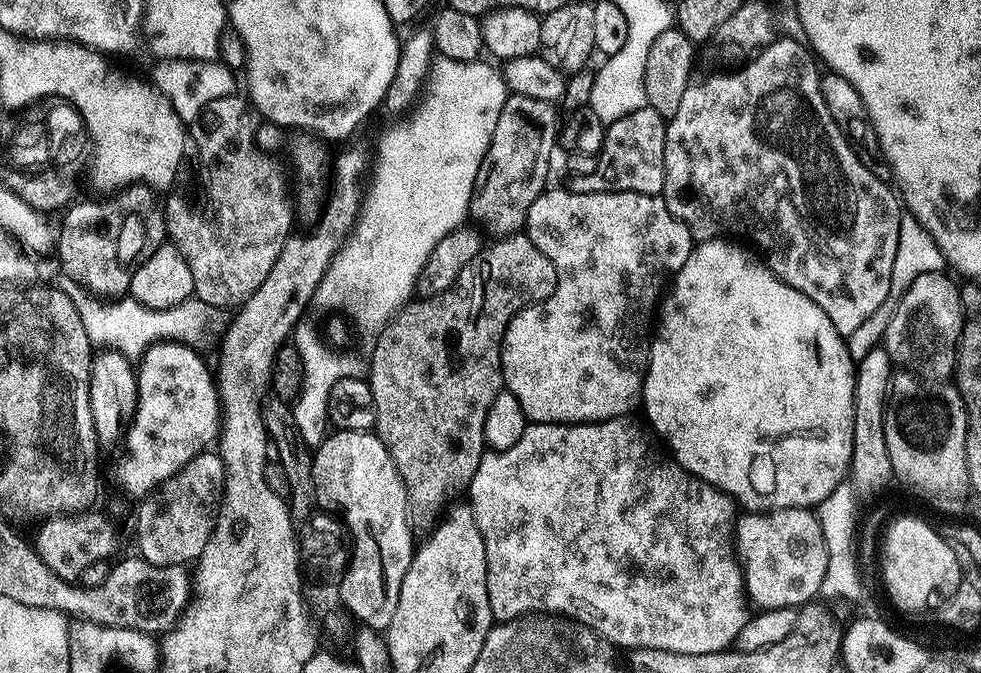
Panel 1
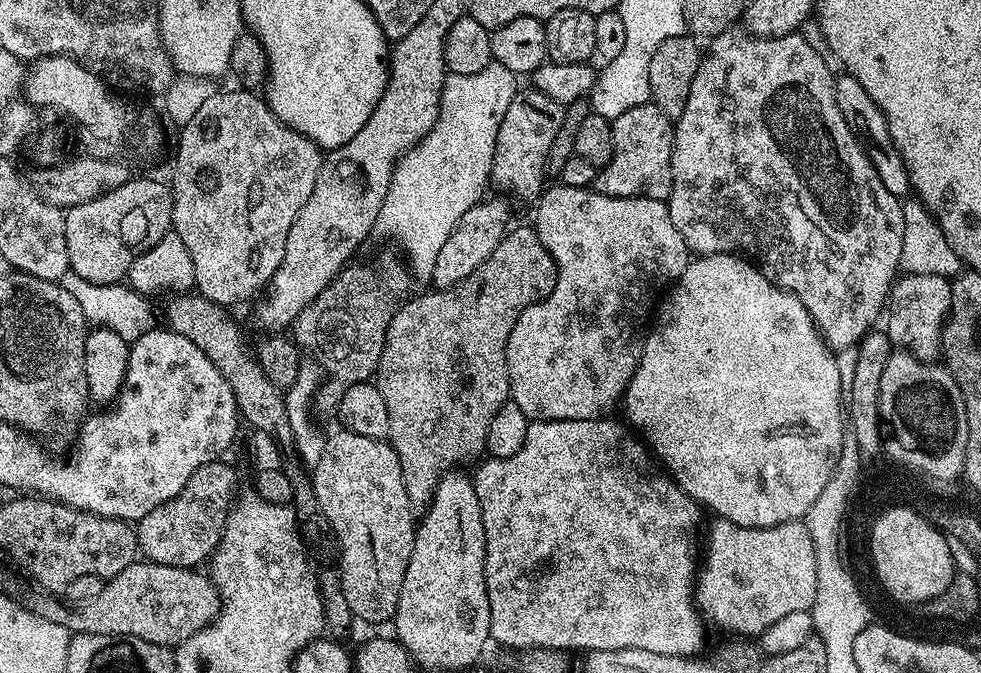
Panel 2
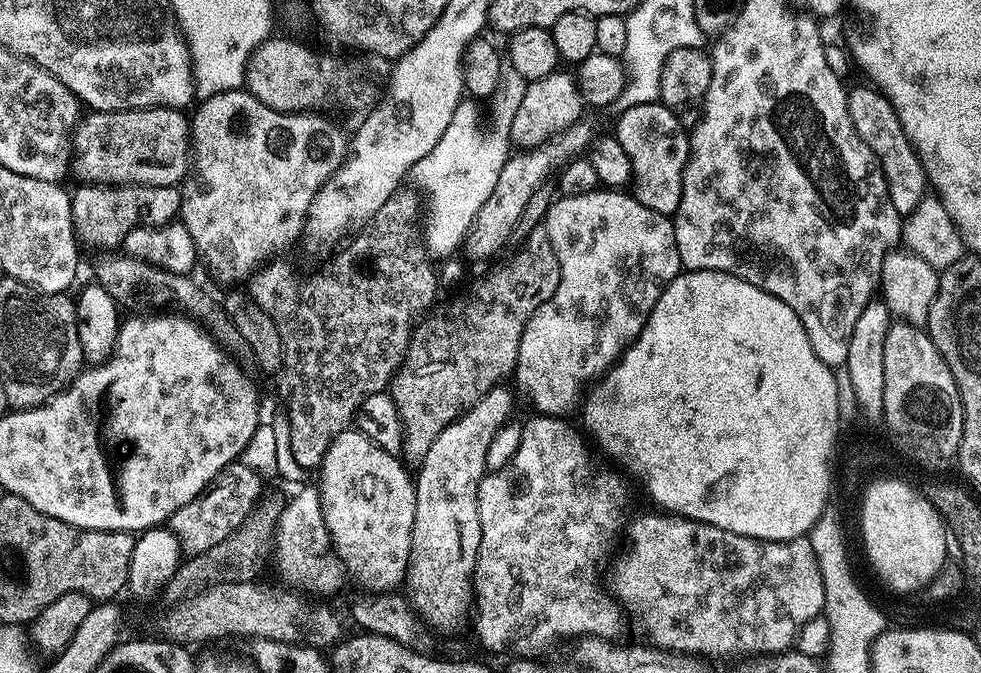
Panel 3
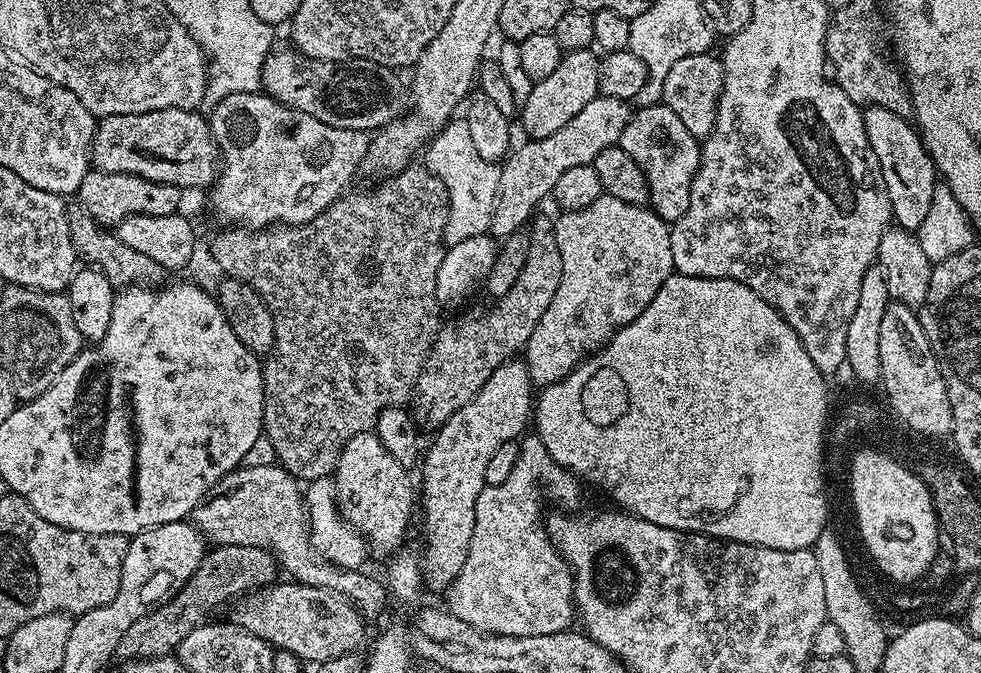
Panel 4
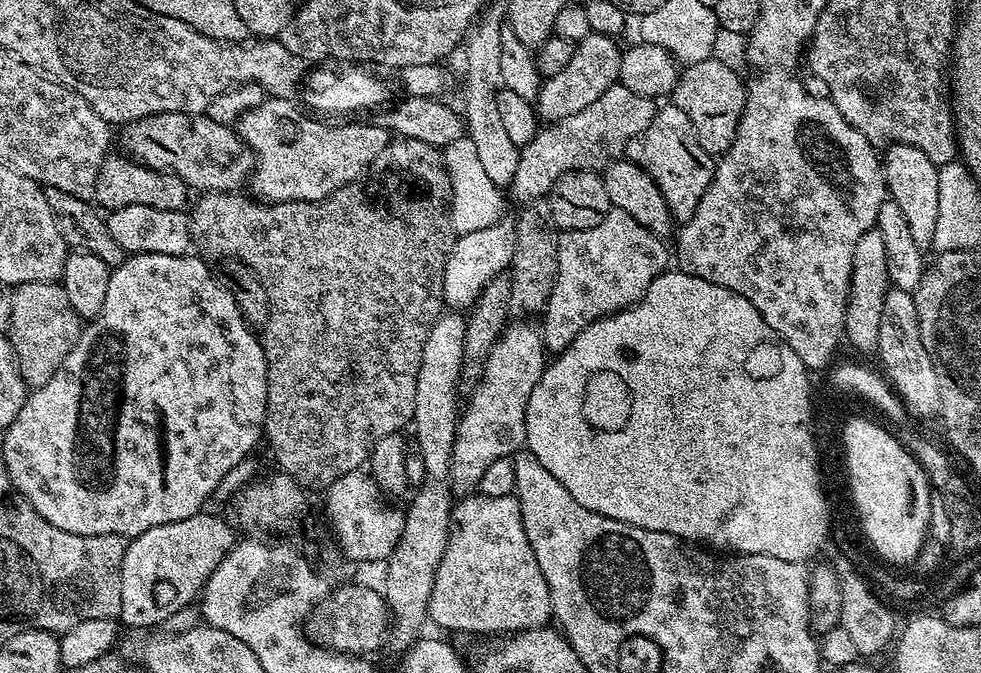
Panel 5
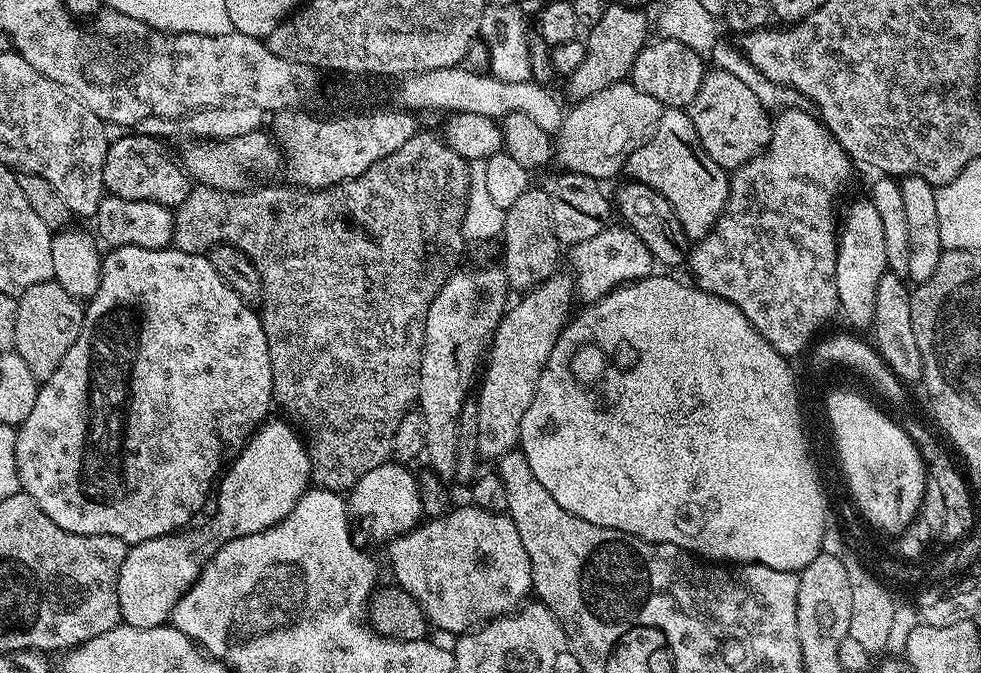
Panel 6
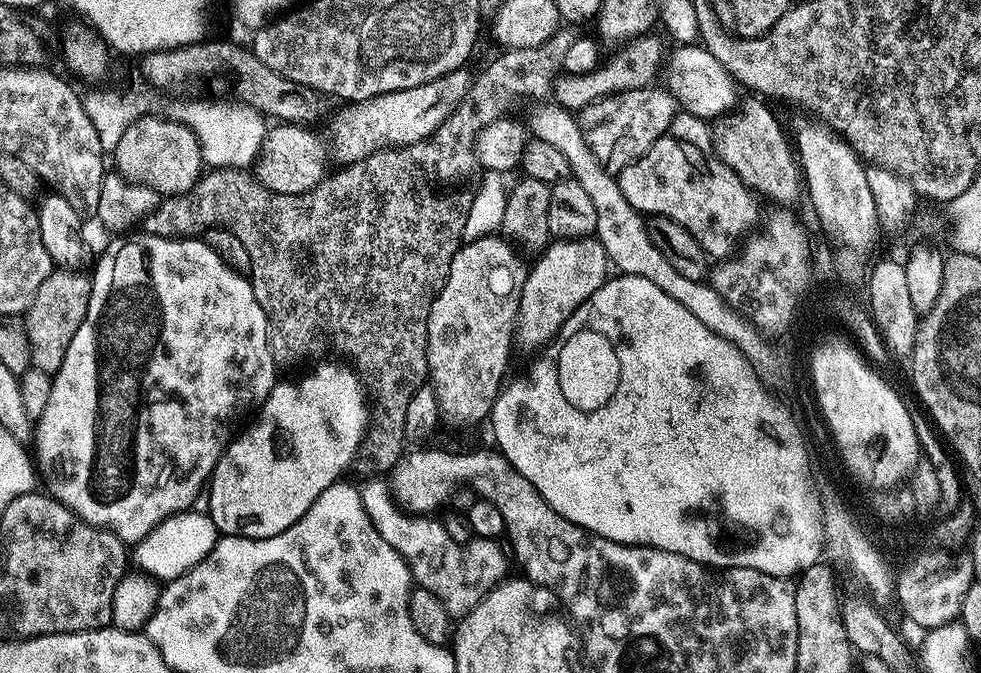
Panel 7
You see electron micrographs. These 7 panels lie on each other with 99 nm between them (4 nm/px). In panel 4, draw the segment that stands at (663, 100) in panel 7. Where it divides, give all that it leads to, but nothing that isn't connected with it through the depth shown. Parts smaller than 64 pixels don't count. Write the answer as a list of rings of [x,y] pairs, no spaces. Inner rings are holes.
[[[597,95],[562,130],[557,130],[547,138],[525,139],[520,149],[513,151],[503,161],[500,168],[500,181],[498,182],[498,194],[496,205],[492,211],[491,235],[496,238],[500,236],[512,236],[520,227],[527,225],[533,219],[536,207],[545,199],[551,197],[554,190],[554,182],[566,170],[573,166],[591,164],[602,150],[619,144],[622,138],[622,130],[630,122],[634,108],[629,101],[610,98],[609,96]]]

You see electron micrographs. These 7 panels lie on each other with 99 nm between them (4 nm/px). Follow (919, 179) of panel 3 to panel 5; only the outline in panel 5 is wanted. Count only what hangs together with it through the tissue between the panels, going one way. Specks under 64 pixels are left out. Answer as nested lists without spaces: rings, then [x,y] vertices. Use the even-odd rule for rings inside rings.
[[[890,144],[883,149],[882,163],[884,165],[884,187],[887,195],[898,202],[906,222],[910,226],[910,234],[914,242],[922,250],[932,248],[934,242],[934,225],[938,222],[938,174],[939,167],[918,146],[905,144]]]

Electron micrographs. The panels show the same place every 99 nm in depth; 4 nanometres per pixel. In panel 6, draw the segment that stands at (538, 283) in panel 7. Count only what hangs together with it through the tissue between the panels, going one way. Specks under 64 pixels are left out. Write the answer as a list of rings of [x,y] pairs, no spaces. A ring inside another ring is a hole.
[[[558,270],[537,287],[527,289],[521,295],[524,297],[517,304],[515,301],[500,320],[500,329],[494,334],[492,346],[486,353],[488,361],[483,365],[475,397],[476,448],[484,456],[499,458],[517,447],[524,409],[530,406],[540,370],[546,366],[548,352],[554,350],[560,332],[573,311],[574,280],[565,272]]]

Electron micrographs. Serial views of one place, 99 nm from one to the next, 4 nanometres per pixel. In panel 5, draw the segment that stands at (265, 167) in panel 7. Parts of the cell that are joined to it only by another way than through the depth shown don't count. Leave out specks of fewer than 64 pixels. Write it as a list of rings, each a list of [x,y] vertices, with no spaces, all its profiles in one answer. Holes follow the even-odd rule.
[[[154,114],[141,120],[135,120],[123,125],[119,129],[120,144],[123,155],[132,157],[139,164],[144,164],[147,168],[162,170],[182,178],[189,189],[197,193],[205,192],[236,192],[240,187],[249,183],[254,171],[254,157],[248,145],[240,139],[239,135],[229,125],[214,122],[206,114],[191,116],[190,114]]]

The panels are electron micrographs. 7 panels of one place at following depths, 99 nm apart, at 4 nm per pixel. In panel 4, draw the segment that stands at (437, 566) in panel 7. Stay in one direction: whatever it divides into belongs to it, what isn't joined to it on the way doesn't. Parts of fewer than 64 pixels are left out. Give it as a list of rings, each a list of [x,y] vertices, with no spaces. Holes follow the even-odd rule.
[[[528,435],[523,437],[525,440],[519,441],[518,462],[514,462],[514,470],[510,470],[506,482],[498,482],[498,486],[485,486],[482,494],[476,496],[474,538],[470,538],[466,566],[462,566],[458,578],[454,578],[454,582],[446,590],[448,611],[462,618],[462,622],[470,622],[470,626],[489,632],[490,635],[554,635],[555,632],[571,629],[574,624],[572,570],[556,549],[548,536],[547,527],[542,523],[540,488],[550,499],[565,500],[572,504],[579,498],[582,484],[561,464],[556,464],[554,458],[550,458],[539,436]]]

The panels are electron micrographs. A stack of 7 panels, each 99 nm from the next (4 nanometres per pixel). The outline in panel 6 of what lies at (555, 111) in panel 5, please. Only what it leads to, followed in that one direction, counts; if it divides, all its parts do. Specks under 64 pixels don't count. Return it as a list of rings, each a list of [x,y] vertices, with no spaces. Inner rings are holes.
[[[609,3],[598,26],[587,29],[586,58],[582,58],[578,70],[566,78],[569,101],[585,100],[590,98],[590,94],[606,90],[606,86],[627,81],[634,66],[634,58],[638,58],[649,40],[648,20],[638,9],[631,8],[628,4]]]

